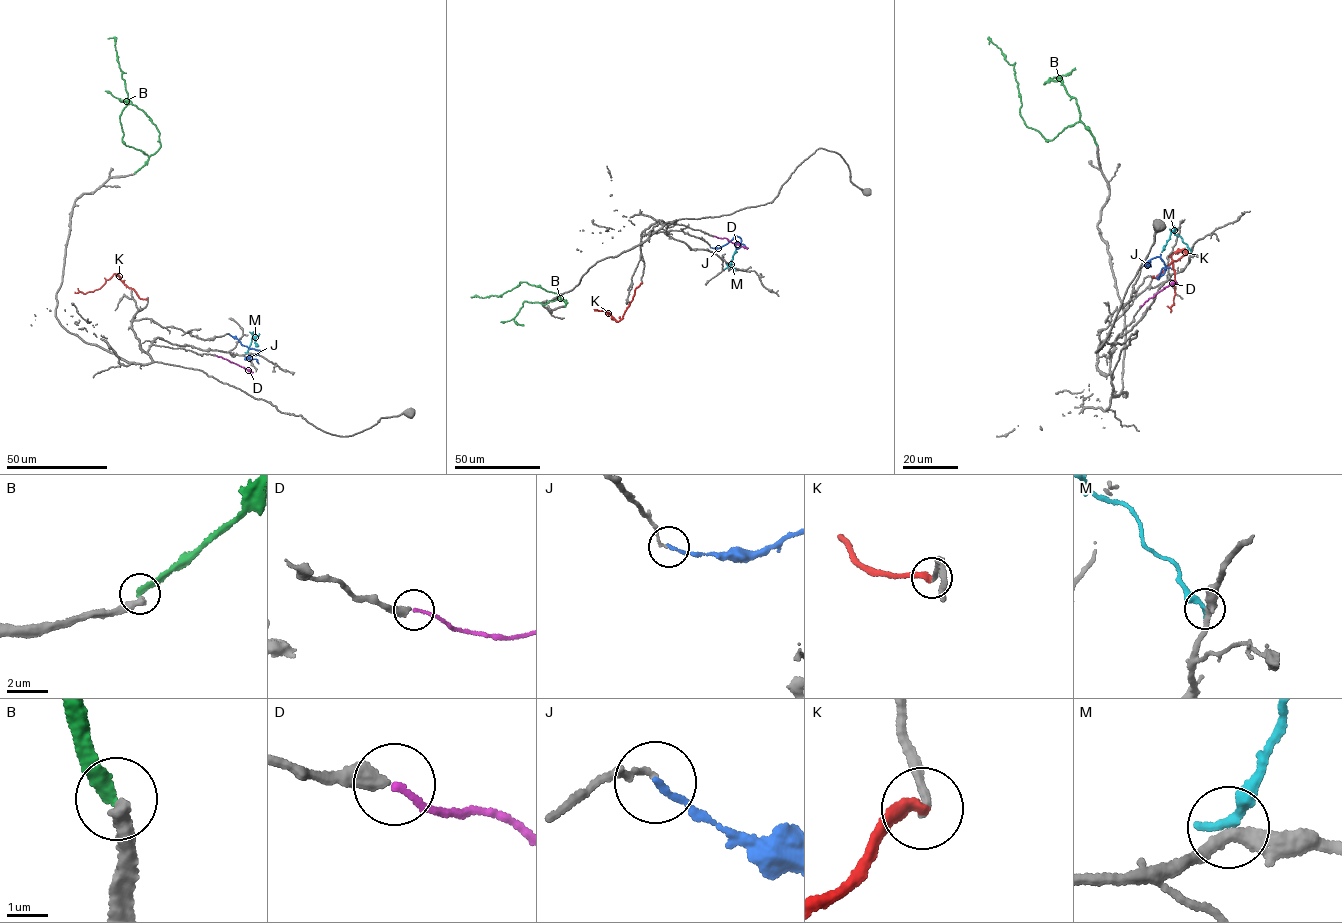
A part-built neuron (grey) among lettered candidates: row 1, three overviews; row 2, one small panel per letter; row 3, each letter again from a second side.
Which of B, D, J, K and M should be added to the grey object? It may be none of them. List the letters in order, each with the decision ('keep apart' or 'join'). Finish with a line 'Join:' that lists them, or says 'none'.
B: keep apart
D: join
J: join
K: join
M: keep apart
Join: D, J, K

